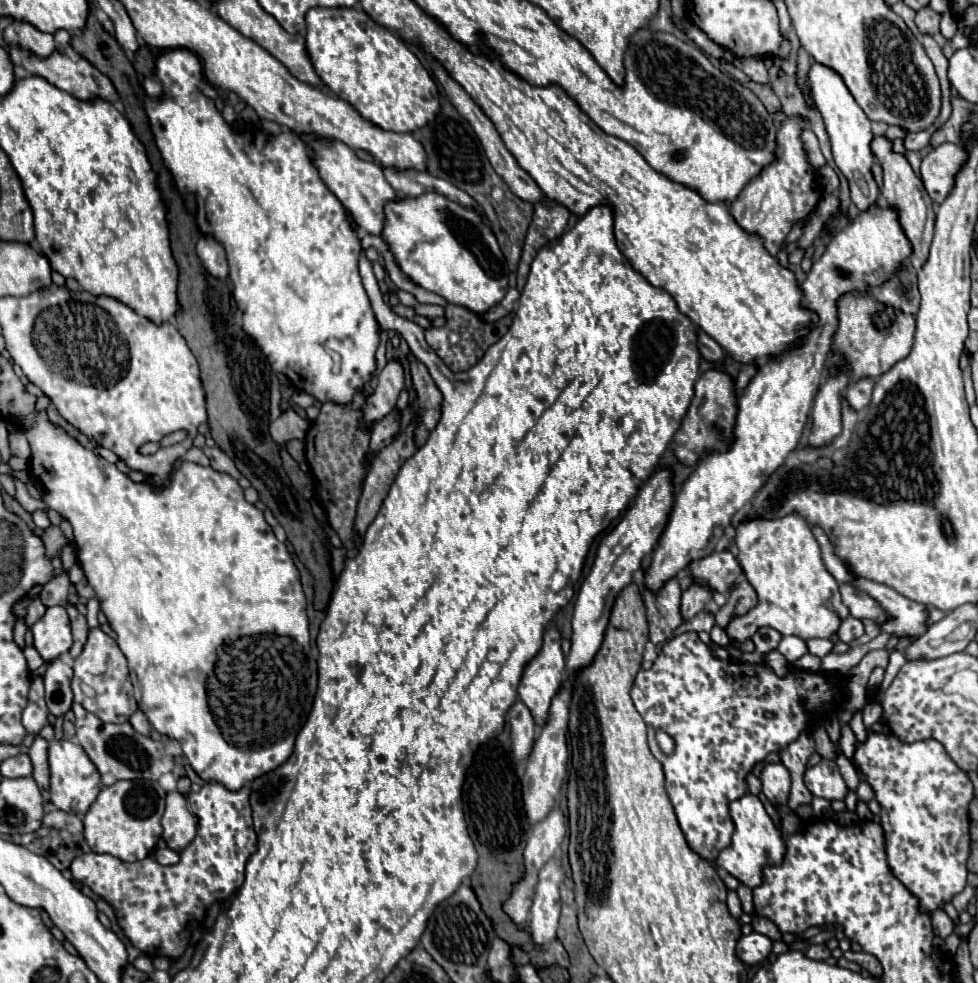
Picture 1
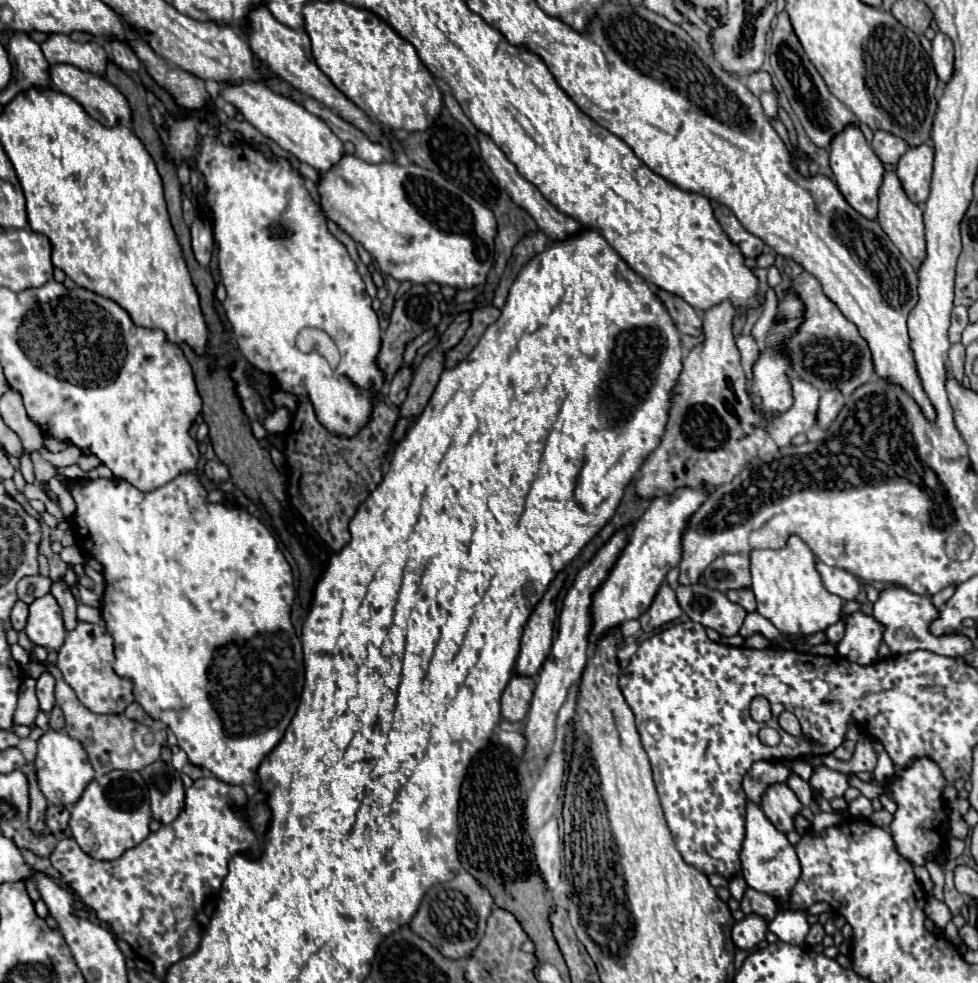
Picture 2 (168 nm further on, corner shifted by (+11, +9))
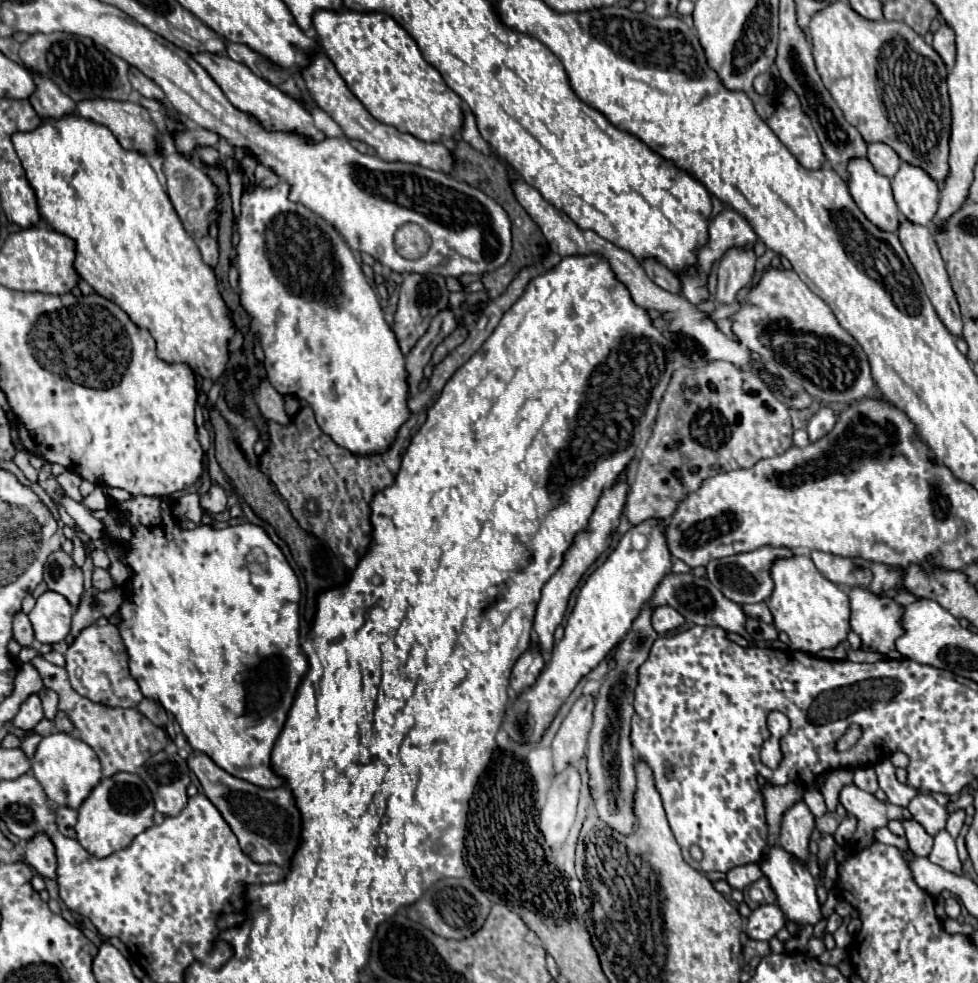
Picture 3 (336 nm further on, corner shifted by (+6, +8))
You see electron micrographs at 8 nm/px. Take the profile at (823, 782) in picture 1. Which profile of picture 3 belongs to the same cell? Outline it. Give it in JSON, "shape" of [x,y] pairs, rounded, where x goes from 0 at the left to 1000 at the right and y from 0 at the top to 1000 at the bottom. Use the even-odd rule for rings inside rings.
{"shape":[[[873,797],[861,801],[859,817],[877,833],[877,843],[873,847],[873,860],[877,864],[888,862],[894,856],[892,843],[904,841],[910,833],[922,835],[922,831],[930,831],[928,823],[920,823],[912,817],[902,817],[894,809],[877,803]]]}

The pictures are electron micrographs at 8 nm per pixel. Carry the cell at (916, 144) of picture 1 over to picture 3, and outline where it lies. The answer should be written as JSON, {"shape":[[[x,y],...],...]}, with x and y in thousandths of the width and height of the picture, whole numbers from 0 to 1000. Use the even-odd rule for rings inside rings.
{"shape":[[[890,145],[888,148],[888,162],[898,172],[898,176],[902,176],[906,180],[914,180],[920,166],[922,166],[918,156],[906,145]]]}

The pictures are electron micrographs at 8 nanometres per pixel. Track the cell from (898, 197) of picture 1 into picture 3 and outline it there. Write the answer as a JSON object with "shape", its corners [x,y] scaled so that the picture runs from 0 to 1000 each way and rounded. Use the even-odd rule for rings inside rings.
{"shape":[[[922,221],[922,223],[920,223],[920,231],[918,231],[918,241],[920,241],[920,245],[922,245],[924,255],[926,255],[928,261],[930,261],[930,268],[935,270],[937,278],[941,280],[943,290],[945,290],[945,294],[947,294],[947,298],[949,298],[953,310],[957,312],[959,322],[963,325],[963,329],[967,331],[967,335],[969,335],[973,341],[984,341],[982,314],[980,314],[975,296],[973,296],[973,292],[971,292],[971,284],[969,284],[969,278],[967,278],[965,266],[963,266],[963,261],[961,261],[961,253],[959,253],[959,247],[957,247],[957,241],[955,241],[953,233],[945,231],[945,229],[939,229],[939,227],[933,227],[933,225],[928,225],[926,221]]]}

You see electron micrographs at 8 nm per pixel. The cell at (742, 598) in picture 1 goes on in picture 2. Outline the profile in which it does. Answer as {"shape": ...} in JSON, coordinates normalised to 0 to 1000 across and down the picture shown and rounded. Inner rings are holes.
{"shape":[[[745,600],[743,608],[756,616],[760,616],[764,623],[772,623],[772,606],[768,600]]]}

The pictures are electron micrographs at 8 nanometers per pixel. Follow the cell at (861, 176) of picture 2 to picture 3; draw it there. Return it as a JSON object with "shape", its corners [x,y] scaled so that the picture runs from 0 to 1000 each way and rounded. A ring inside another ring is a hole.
{"shape":[[[871,160],[867,166],[867,192],[879,215],[900,233],[916,235],[920,217],[912,200],[910,182],[900,178],[888,160]]]}

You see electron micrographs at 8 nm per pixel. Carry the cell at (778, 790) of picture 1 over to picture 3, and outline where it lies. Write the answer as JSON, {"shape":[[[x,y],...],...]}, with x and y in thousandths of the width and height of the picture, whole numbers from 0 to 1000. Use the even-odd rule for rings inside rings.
{"shape":[[[818,813],[800,829],[796,858],[802,864],[808,864],[808,868],[812,868],[812,872],[816,872],[816,876],[824,878],[826,856],[828,856],[828,847],[832,841],[834,841],[832,829],[828,827],[826,819]]]}

